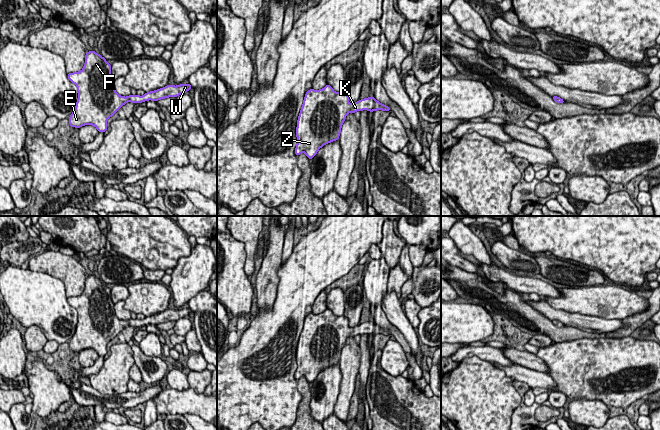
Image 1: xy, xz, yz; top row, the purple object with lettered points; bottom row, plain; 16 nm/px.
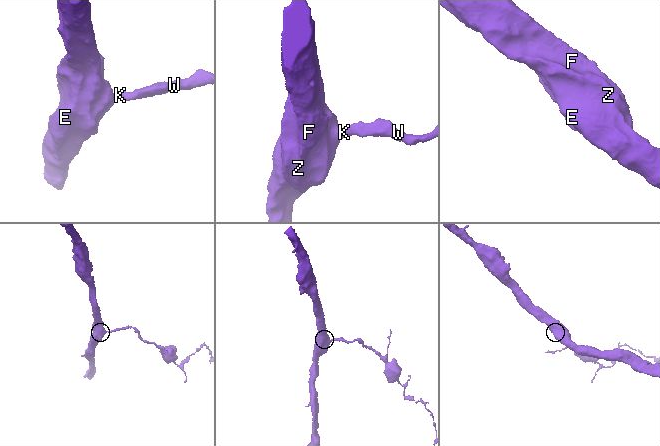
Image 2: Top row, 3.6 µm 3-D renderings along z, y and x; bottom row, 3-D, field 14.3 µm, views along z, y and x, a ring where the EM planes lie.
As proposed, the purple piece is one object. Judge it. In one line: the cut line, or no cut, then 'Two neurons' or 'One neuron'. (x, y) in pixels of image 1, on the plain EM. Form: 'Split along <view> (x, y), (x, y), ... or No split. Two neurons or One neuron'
No split. One neuron

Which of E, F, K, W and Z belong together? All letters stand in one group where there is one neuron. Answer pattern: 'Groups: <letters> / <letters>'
Groups: E F K W Z

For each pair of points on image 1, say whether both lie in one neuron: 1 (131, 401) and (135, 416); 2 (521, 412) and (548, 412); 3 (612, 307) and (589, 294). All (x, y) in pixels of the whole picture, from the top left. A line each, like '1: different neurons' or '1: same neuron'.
1: different neurons
2: different neurons
3: same neuron

